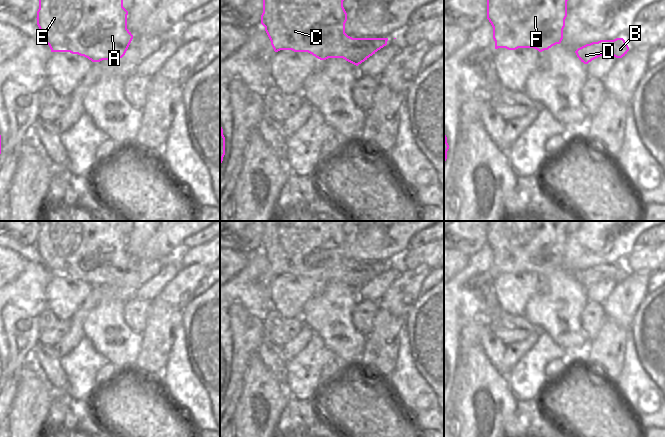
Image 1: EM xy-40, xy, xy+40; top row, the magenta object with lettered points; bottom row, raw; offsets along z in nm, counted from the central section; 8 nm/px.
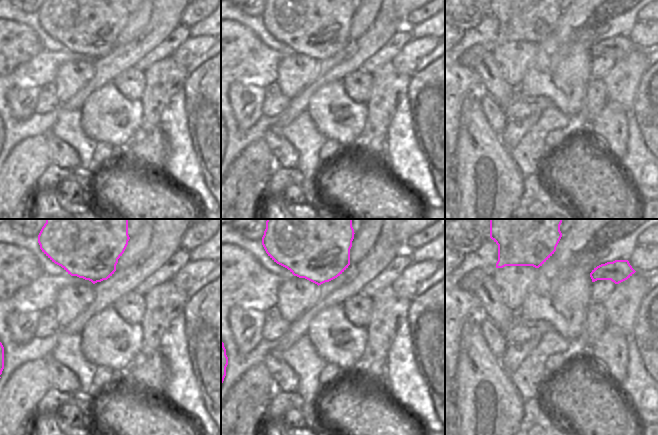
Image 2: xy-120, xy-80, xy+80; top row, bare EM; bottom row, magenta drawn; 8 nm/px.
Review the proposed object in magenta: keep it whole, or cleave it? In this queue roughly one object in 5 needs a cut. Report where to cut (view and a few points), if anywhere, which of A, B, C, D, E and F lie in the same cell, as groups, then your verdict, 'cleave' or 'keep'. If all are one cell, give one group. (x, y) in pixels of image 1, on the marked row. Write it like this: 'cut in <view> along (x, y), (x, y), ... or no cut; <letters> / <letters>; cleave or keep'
no cut; A B C D E F; keep

